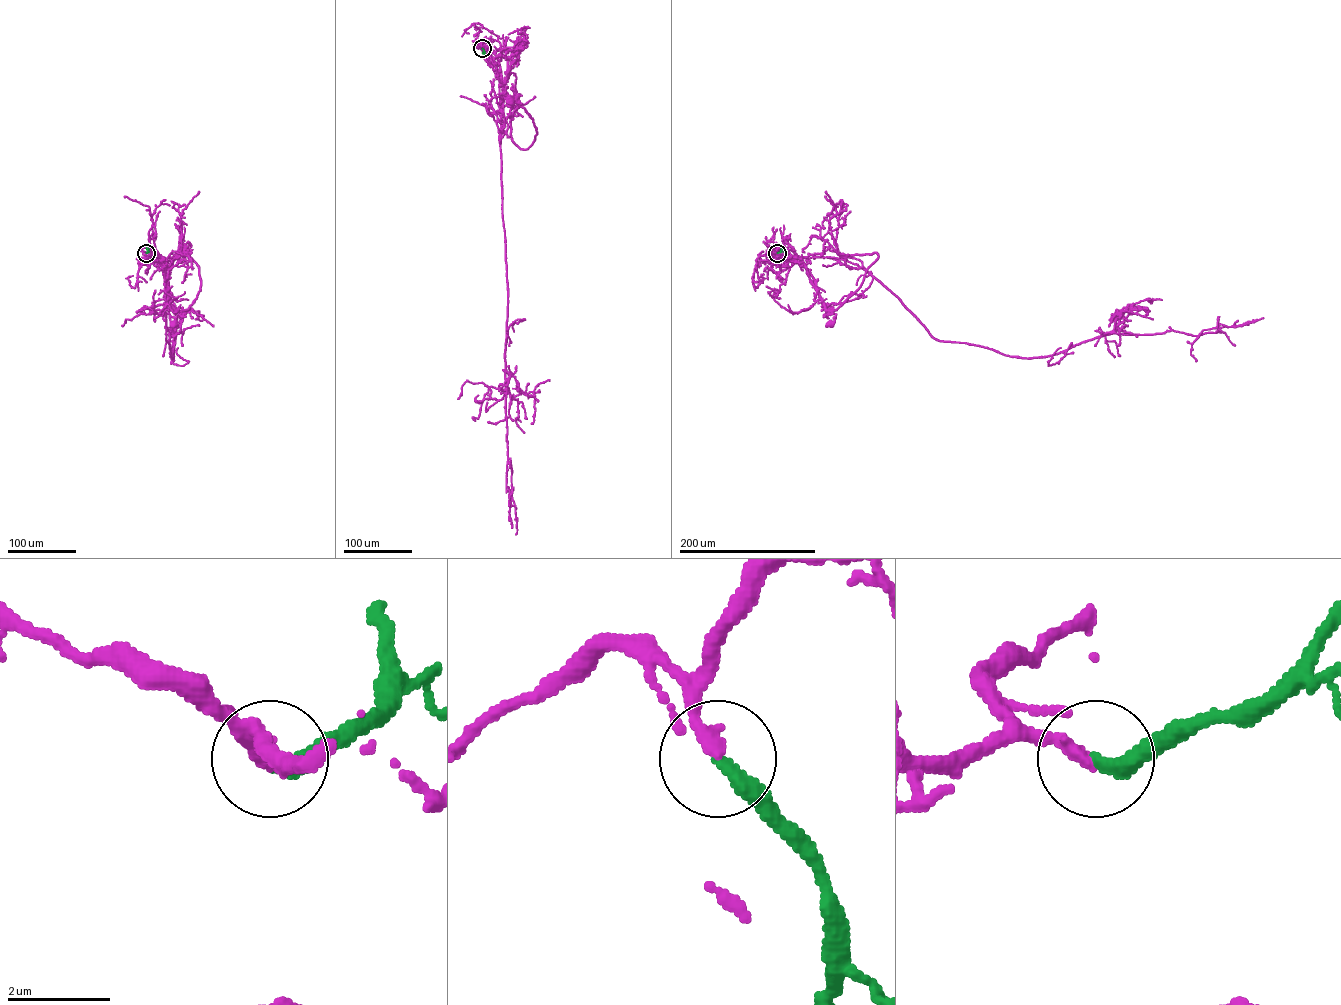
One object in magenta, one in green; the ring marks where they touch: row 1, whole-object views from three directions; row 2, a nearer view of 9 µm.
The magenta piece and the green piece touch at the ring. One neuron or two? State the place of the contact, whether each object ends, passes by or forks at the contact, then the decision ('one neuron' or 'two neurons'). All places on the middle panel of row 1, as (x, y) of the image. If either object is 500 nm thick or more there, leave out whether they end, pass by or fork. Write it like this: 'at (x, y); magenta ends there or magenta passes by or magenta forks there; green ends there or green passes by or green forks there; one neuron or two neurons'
at (482, 48); magenta ends there; green ends there; one neuron

